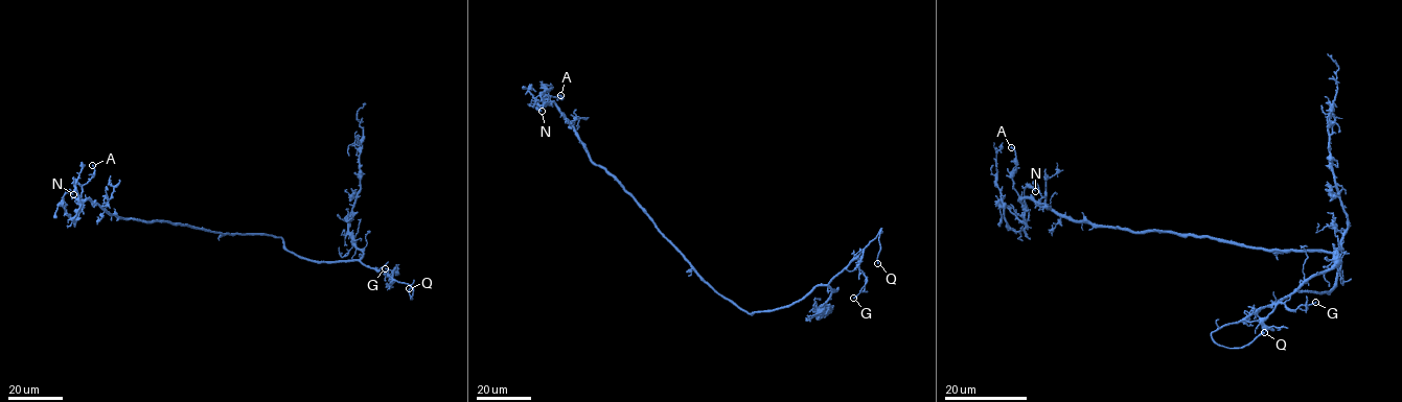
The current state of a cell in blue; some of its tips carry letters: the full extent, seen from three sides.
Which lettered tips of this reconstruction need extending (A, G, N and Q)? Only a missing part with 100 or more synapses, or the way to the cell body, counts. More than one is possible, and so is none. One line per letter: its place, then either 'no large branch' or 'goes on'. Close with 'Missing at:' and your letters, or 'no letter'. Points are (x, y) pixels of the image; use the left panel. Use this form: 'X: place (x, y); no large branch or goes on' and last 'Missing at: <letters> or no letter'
A: place (92, 165); no large branch
G: place (385, 268); no large branch
N: place (73, 194); no large branch
Q: place (409, 288); goes on
Missing at: Q

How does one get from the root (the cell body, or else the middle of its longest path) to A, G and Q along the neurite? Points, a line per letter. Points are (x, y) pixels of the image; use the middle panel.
A: (707, 283), (639, 204), (592, 161), (573, 125), (549, 100), (550, 96), (564, 98), (560, 95)
G: (707, 283), (751, 314), (768, 311), (803, 299), (817, 286), (826, 284), (857, 257), (866, 283), (853, 298)
Q: (707, 283), (753, 314), (790, 306), (817, 286), (826, 284), (881, 228), (877, 263)

